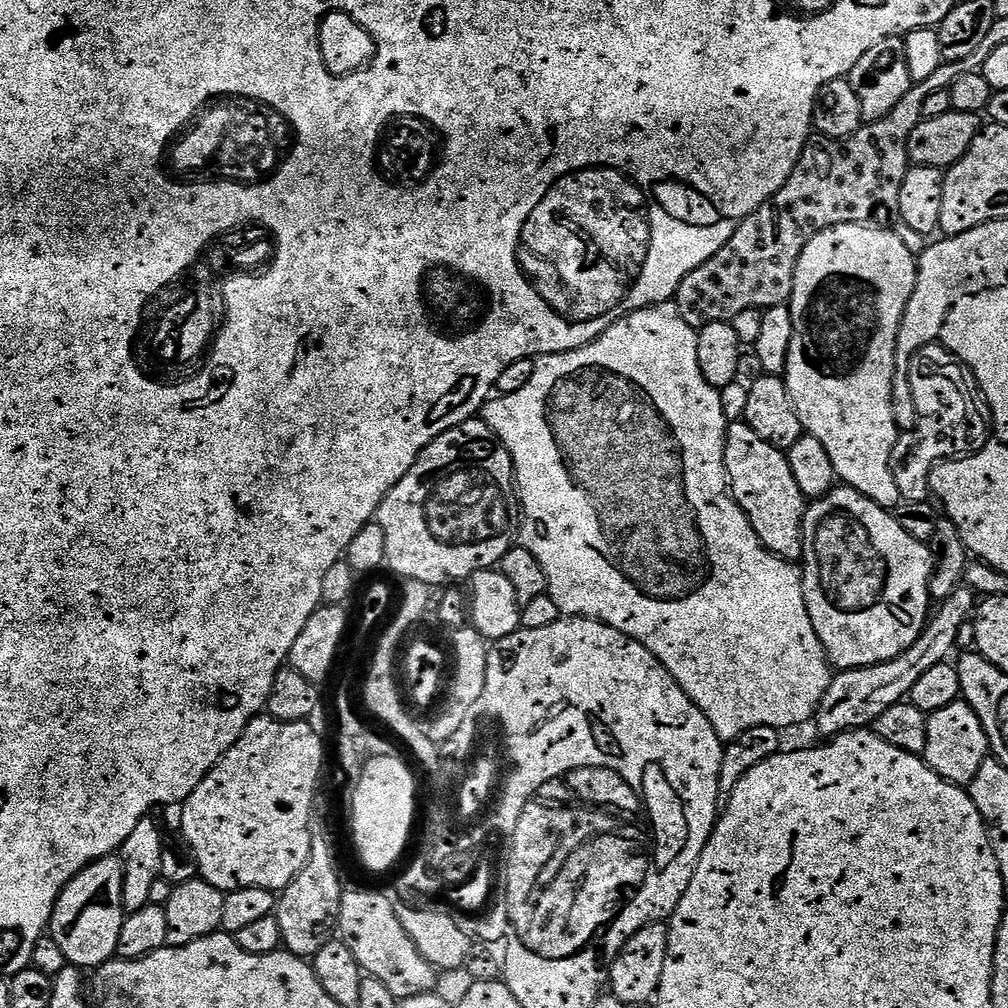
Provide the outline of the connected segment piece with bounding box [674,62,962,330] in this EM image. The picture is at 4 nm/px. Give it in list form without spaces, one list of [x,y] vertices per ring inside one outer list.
[[[945,62],[931,78],[926,78],[926,82],[913,84],[906,98],[902,98],[902,102],[898,102],[890,114],[865,123],[845,140],[832,140],[829,136],[821,135],[809,139],[788,181],[761,208],[754,210],[754,214],[740,223],[730,242],[726,242],[726,246],[722,246],[714,258],[702,262],[698,270],[682,278],[674,297],[674,307],[684,323],[699,330],[714,322],[731,322],[734,314],[742,314],[742,310],[763,310],[788,304],[792,298],[798,258],[802,258],[802,250],[806,250],[810,238],[817,232],[839,224],[867,224],[891,229],[900,218],[898,194],[902,194],[902,178],[906,178],[910,167],[908,143],[914,126],[918,126],[922,119],[922,106],[930,94],[951,88],[961,71],[961,65]]]

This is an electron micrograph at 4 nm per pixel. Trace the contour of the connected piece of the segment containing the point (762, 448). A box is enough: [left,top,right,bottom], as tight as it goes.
[724,422,806,561]

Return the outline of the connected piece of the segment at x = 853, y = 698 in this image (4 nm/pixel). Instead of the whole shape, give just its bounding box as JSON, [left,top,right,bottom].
[814,586,978,738]

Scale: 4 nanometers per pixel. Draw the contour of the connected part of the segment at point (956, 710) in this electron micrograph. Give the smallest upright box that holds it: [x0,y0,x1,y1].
[922,699,990,786]

